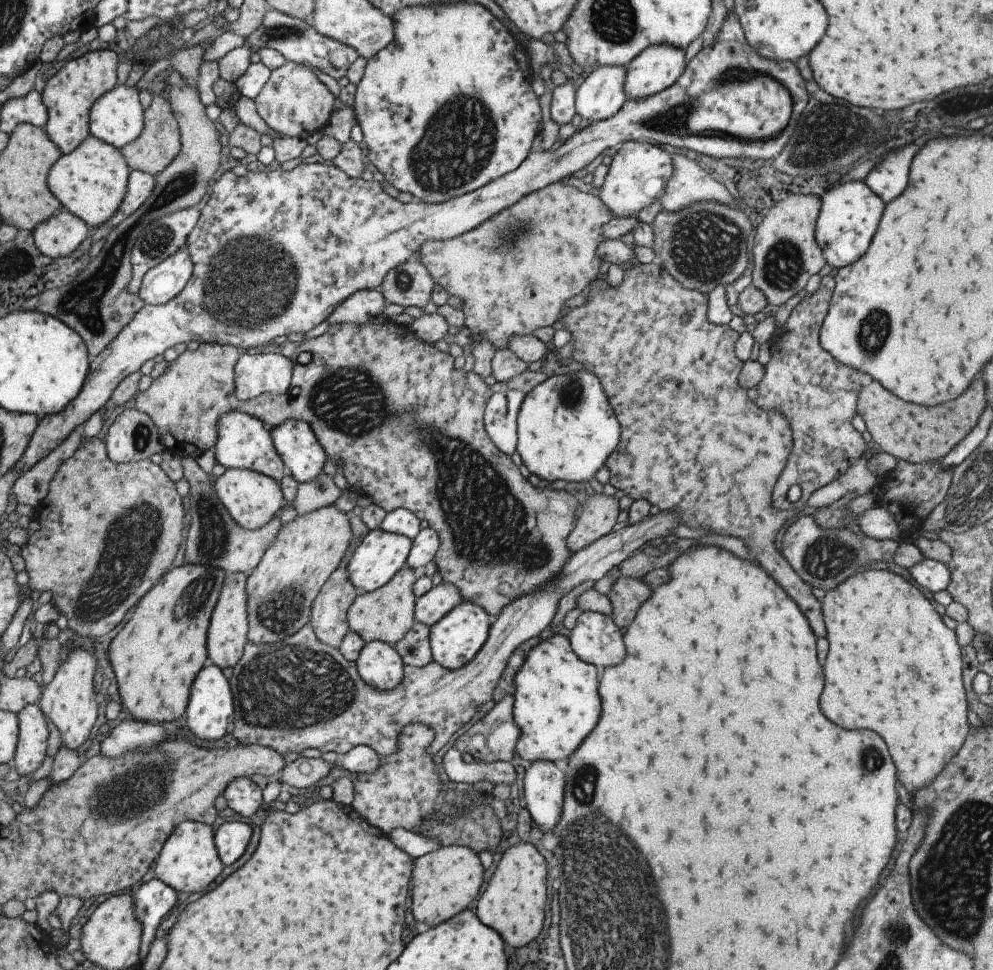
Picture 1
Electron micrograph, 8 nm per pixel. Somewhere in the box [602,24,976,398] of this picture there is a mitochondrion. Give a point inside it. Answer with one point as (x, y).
(830, 132)

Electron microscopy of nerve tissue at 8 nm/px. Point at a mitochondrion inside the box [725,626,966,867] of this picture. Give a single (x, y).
(871, 758)

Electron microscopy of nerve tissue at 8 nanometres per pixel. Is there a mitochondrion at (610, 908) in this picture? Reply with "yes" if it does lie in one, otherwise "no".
yes

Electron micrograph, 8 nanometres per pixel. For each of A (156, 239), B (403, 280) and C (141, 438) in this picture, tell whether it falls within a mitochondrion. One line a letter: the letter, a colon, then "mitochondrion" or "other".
A: mitochondrion
B: mitochondrion
C: mitochondrion

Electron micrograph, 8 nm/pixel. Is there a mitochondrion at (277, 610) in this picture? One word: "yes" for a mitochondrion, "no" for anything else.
yes

